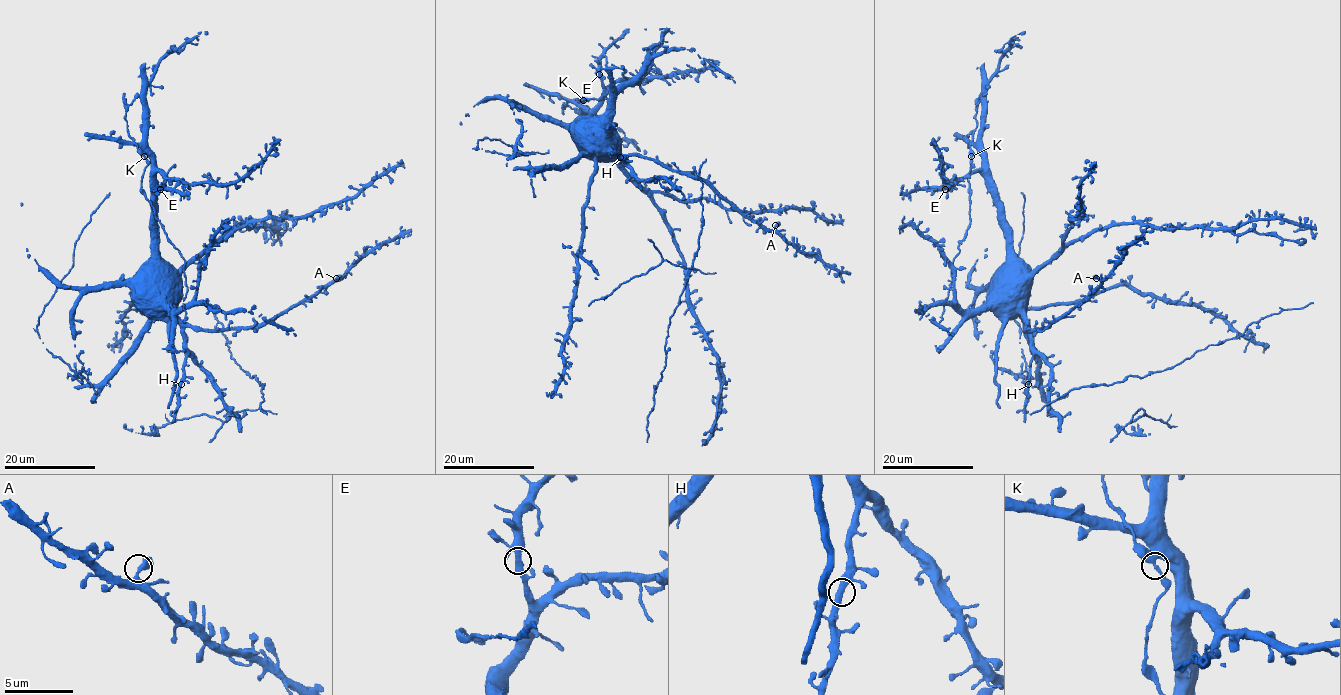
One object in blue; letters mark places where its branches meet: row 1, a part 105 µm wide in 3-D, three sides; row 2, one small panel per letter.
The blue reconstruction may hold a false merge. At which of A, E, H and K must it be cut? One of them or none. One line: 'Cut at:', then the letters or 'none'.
Cut at: none

